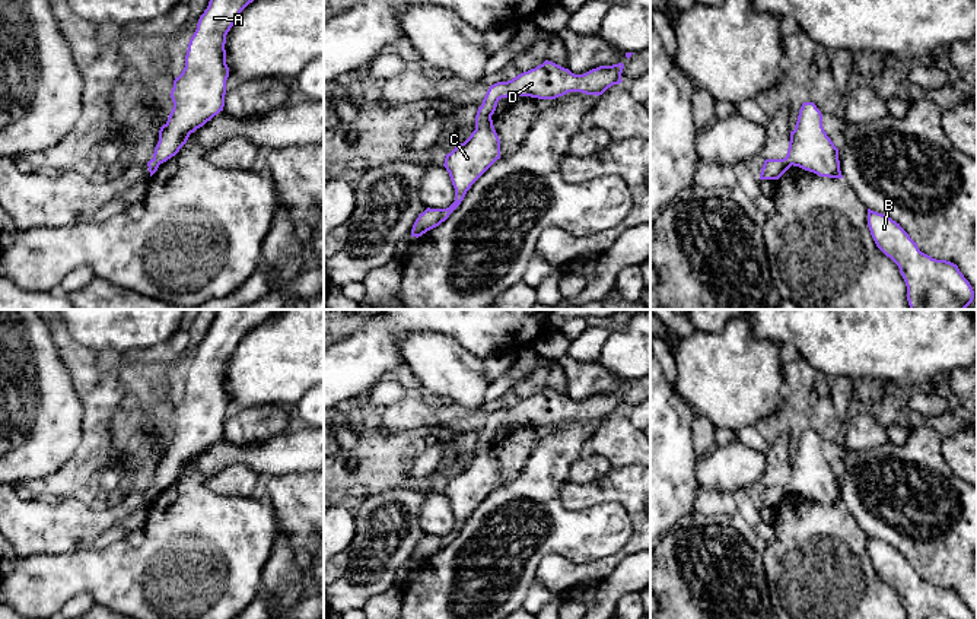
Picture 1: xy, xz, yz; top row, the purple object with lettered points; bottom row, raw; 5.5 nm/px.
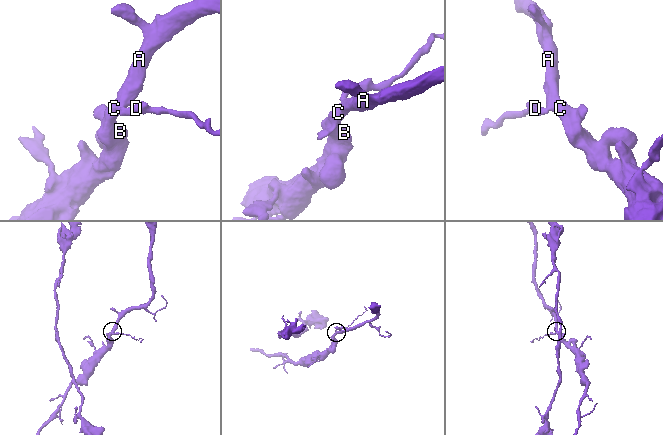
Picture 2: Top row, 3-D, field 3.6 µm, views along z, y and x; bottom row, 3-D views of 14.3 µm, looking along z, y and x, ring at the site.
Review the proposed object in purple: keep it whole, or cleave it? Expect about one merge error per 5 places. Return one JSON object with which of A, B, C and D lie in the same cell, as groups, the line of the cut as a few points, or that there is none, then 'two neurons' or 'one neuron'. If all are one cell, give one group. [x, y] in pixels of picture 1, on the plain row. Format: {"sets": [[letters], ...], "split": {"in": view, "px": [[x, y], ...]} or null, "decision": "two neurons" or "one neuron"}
{"sets": [["A", "B", "C"], ["D"]], "split": {"in": "xz", "px": [[490, 443], [476, 451]]}, "decision": "two neurons"}

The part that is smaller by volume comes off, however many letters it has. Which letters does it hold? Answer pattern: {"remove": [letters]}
{"remove": ["D"]}

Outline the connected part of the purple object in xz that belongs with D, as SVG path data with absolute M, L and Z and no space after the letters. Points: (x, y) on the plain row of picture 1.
M553 388L523 399L507 409L491 412L478 434L475 451L488 447L502 425L531 423L538 426L556 426L569 419L582 419L586 422L602 422L612 412L621 410L624 391L599 393L583 401L575 401Z

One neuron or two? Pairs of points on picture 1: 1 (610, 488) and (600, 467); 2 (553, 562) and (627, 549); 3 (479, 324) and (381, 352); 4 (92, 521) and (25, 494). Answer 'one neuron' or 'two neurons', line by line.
1: two neurons
2: one neuron
3: one neuron
4: two neurons

